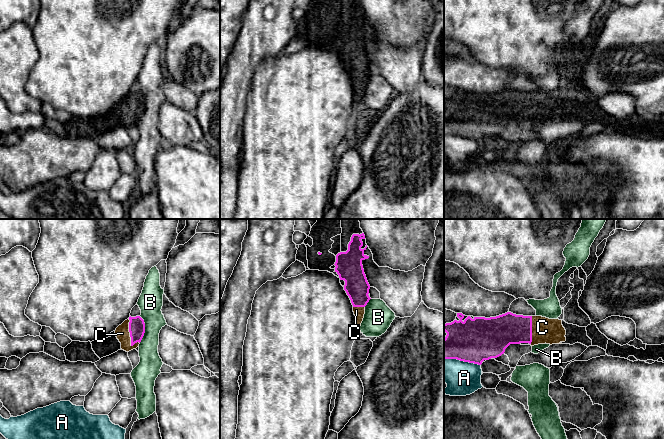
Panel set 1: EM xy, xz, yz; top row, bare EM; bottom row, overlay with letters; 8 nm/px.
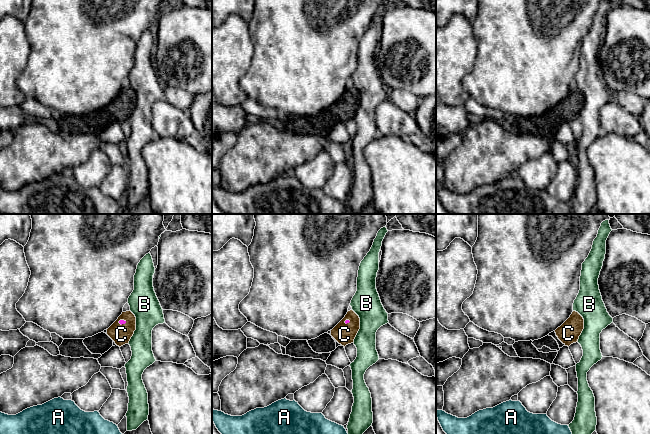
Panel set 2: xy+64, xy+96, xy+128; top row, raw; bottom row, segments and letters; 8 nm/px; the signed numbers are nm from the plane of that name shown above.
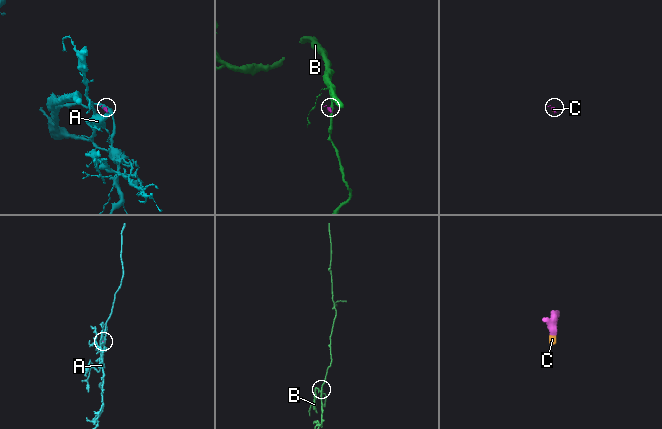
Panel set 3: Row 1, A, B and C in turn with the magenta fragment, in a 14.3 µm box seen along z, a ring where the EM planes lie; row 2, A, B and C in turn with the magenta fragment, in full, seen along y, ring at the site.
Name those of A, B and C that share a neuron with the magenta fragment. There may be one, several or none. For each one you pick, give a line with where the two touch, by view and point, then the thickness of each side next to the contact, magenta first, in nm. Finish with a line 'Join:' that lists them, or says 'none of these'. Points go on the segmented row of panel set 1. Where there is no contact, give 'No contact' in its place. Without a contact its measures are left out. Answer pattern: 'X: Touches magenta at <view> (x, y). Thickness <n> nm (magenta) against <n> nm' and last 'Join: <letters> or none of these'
C: Touches magenta at xy (129, 331). Thickness 130 nm (magenta) against 120 nm
Join: C

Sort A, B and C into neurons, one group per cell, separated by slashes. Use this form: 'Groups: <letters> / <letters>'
Groups: A / B / C

